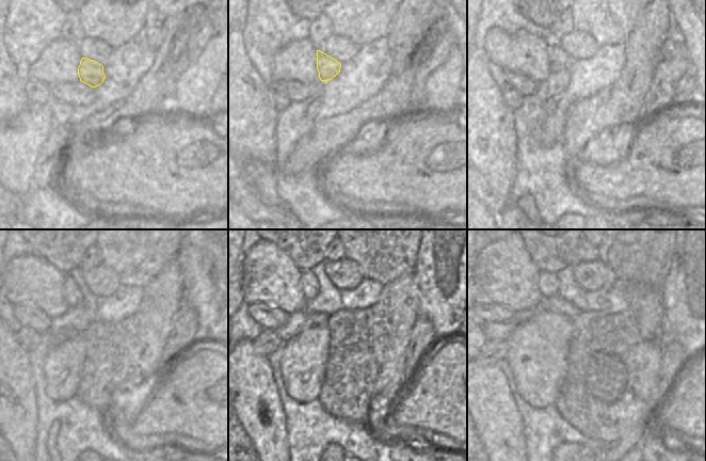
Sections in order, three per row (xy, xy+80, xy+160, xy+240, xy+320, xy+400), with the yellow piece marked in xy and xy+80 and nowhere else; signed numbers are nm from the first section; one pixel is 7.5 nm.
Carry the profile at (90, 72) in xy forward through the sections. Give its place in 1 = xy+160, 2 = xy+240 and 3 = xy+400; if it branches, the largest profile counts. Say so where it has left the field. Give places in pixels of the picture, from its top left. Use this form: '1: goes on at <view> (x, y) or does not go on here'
1: goes on at xy+160 (559, 59)
2: goes on at xy+240 (73, 292)
3: goes on at xy+400 (547, 282)

